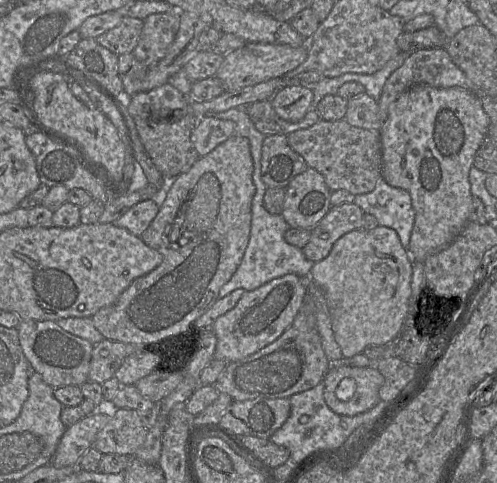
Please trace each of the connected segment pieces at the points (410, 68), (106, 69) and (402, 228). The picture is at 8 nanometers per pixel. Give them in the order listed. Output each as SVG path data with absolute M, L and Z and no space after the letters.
M432 48L427 50L418 50L407 55L403 64L395 70L387 79L382 89L379 99L379 113L381 127L388 117L390 105L406 90L412 86L425 84L435 88L459 87L471 90L470 81L451 59L445 48Z
M81 39L64 58L69 68L78 70L90 81L105 87L114 95L123 91L118 73L118 55L101 46L95 39Z
M380 179L372 192L355 195L354 203L364 213L375 216L380 226L394 229L402 246L409 249L415 211L408 191L392 187Z

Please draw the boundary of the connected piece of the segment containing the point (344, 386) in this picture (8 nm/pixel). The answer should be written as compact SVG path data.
M374 364L368 367L337 366L323 378L323 397L336 414L355 416L364 413L379 402L379 389L384 376Z

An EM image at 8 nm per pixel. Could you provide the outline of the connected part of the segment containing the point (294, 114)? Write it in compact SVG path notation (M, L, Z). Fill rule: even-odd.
M292 83L279 89L271 98L275 113L288 122L299 122L312 108L313 90Z

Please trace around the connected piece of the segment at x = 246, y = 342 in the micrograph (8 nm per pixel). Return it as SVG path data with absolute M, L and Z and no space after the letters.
M296 274L274 278L246 291L236 306L219 316L211 326L217 338L214 359L226 363L244 359L274 342L291 325L303 304L308 279Z

